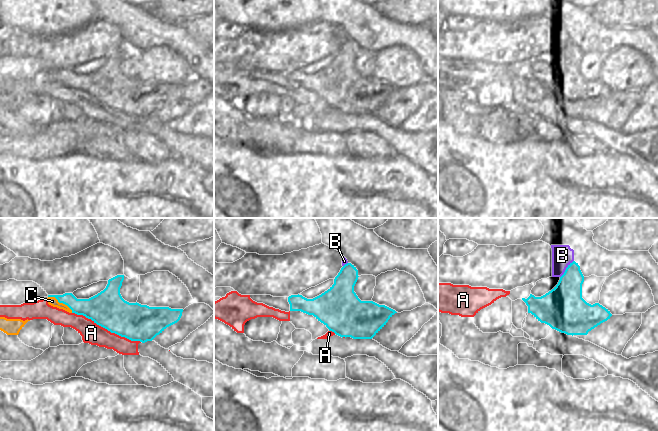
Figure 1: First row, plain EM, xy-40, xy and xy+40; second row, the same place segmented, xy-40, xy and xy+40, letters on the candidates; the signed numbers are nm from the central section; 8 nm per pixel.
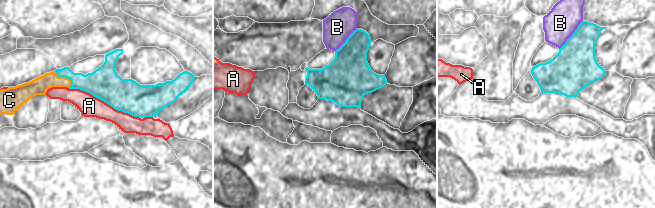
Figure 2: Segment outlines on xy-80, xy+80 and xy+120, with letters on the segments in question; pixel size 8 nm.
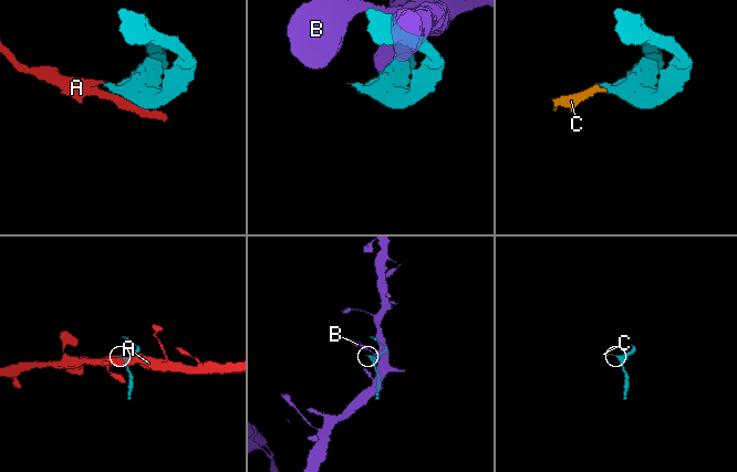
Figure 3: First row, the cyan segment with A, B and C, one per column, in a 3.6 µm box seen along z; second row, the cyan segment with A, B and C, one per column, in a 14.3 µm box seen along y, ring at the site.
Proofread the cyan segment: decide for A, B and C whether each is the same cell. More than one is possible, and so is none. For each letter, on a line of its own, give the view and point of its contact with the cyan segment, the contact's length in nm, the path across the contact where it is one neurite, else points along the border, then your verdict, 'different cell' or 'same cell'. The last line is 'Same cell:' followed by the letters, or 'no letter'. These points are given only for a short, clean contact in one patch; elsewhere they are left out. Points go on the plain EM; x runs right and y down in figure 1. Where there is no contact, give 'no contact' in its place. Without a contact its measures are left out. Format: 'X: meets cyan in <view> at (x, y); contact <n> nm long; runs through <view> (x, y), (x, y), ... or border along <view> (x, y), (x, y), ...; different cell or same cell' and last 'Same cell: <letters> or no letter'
A: meets cyan in xy-40 at (106, 104); contact 600 nm long; different cell
B: meets cyan in xy+40 at (566, 45); contact 180 nm long; different cell
C: meets cyan in xy-40 at (61, 78); contact 240 nm long; border along xy-40 (48, 72), (53, 72), (59, 78), (64, 79), (72, 88); different cell
Same cell: no letter

